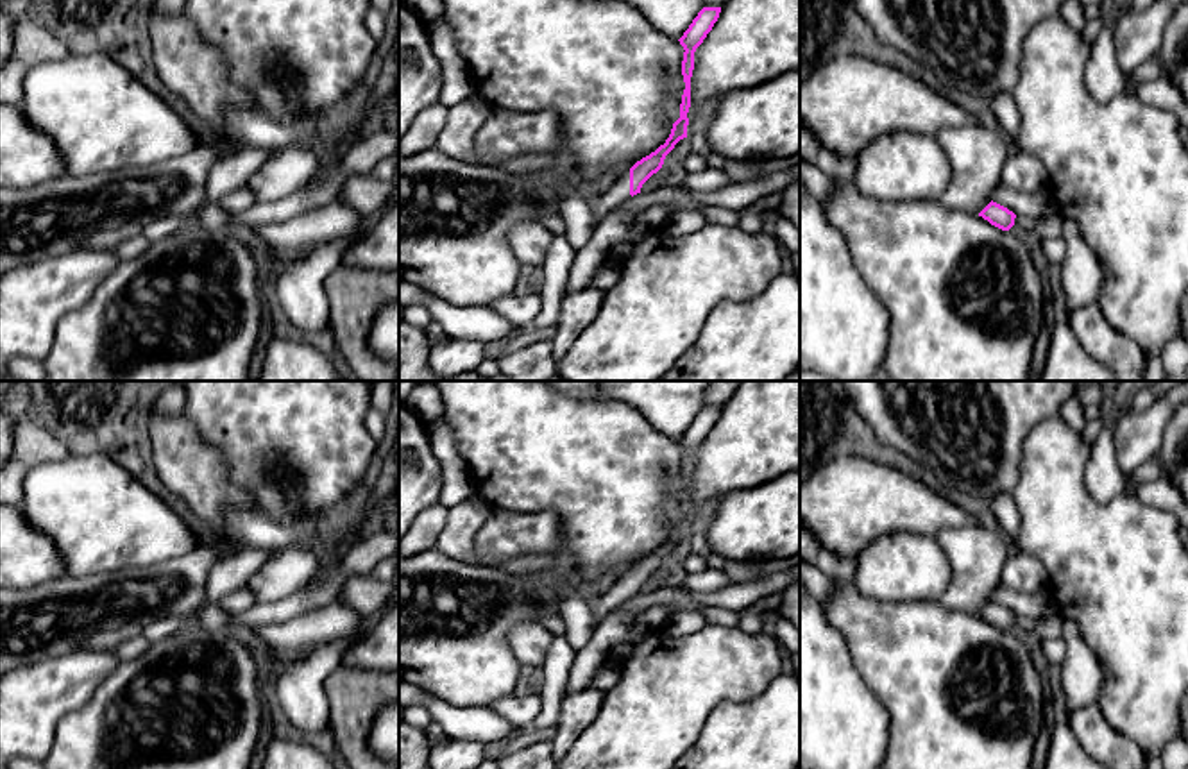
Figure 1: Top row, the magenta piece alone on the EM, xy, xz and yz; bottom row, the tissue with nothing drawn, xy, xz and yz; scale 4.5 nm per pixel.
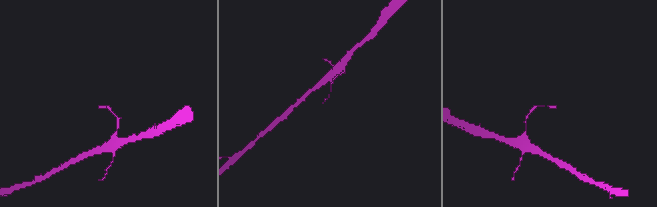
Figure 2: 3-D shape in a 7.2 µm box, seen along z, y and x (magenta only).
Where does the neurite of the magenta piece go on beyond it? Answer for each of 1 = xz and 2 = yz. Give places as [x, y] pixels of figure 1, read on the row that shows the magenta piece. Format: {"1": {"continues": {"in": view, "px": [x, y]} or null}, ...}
{"1": {"continues": {"in": "xz", "px": [618, 194]}}, "2": {"continues": null}}

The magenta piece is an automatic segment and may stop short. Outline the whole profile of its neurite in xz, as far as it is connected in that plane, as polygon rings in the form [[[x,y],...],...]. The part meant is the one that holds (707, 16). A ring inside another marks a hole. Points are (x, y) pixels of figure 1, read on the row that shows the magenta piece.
[[[703,7],[692,20],[689,29],[683,32],[683,36],[678,39],[685,50],[682,61],[685,89],[680,104],[680,118],[673,123],[671,134],[664,145],[637,161],[626,173],[617,177],[617,181],[607,191],[589,202],[590,220],[594,225],[599,224],[612,211],[621,207],[628,199],[641,193],[642,184],[662,168],[666,156],[675,148],[675,145],[680,139],[687,138],[687,113],[691,107],[691,77],[694,70],[694,52],[712,30],[714,23],[719,18],[719,13],[721,7]]]

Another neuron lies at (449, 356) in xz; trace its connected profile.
[[[449,338],[428,347],[429,365],[437,376],[451,377],[465,372],[474,372],[478,365],[488,356],[487,343]]]

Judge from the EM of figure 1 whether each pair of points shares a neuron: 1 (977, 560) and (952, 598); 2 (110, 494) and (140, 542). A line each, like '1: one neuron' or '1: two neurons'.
1: one neuron
2: one neuron

